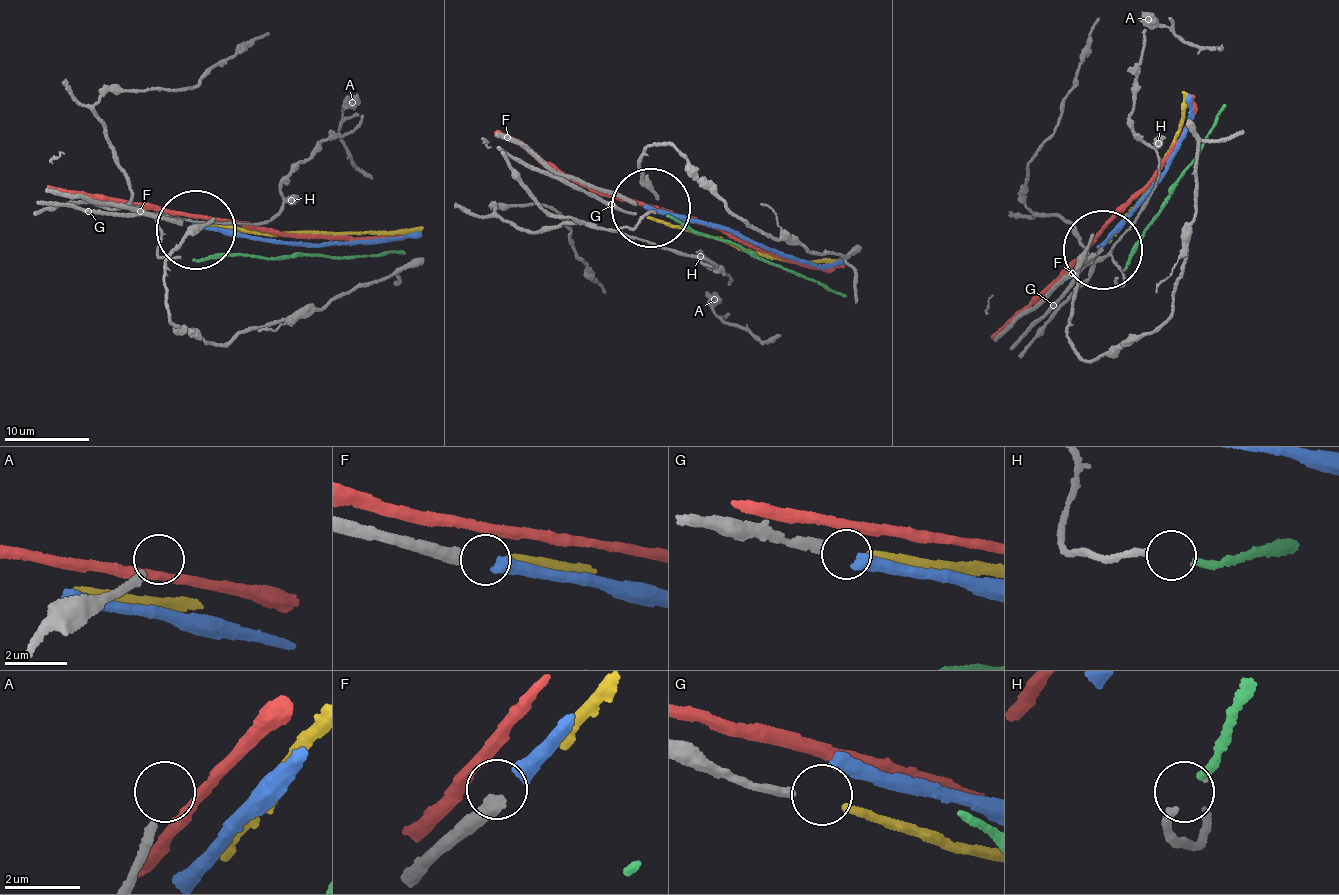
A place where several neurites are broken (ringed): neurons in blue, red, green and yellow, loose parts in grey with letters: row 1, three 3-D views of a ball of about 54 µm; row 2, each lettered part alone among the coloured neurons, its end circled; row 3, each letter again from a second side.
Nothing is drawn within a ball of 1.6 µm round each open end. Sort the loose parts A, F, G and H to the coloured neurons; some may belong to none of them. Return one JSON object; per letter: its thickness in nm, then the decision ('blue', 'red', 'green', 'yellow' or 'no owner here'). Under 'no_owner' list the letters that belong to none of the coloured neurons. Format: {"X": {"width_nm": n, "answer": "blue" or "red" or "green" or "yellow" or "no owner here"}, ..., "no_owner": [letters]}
{"A": {"width_nm": 220, "answer": "no owner here"}, "F": {"width_nm": 400, "answer": "blue"}, "G": {"width_nm": 280, "answer": "yellow"}, "H": {"width_nm": 200, "answer": "green"}, "no_owner": ["A"]}

